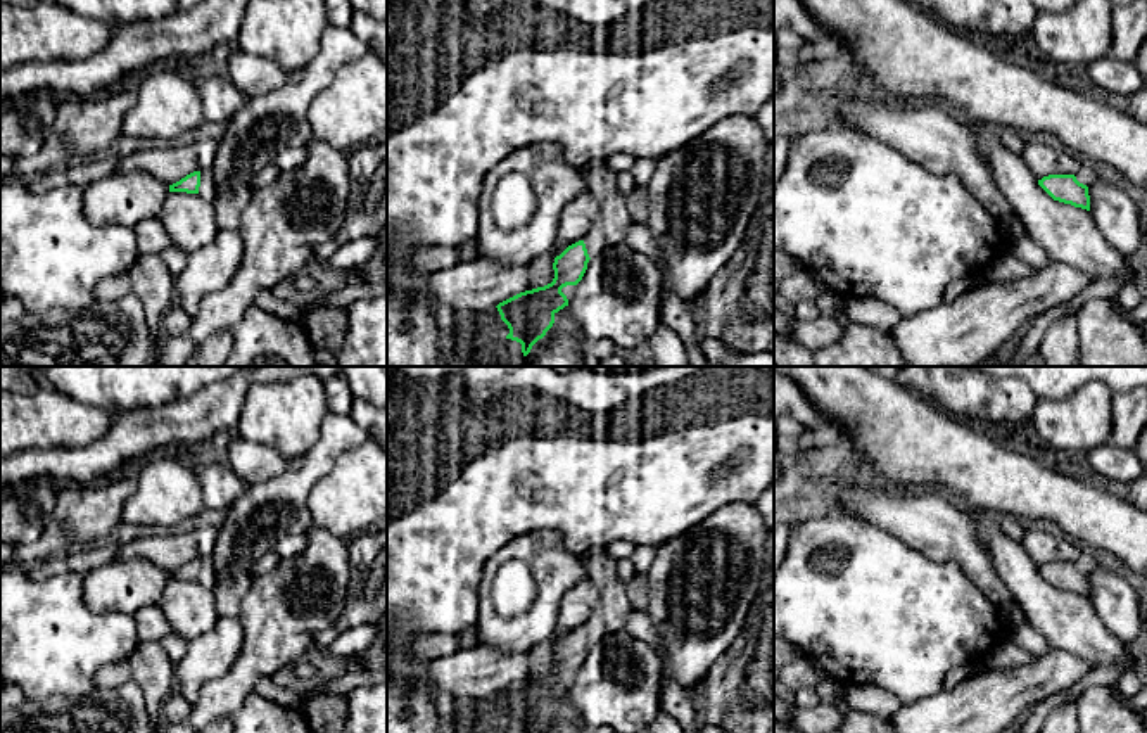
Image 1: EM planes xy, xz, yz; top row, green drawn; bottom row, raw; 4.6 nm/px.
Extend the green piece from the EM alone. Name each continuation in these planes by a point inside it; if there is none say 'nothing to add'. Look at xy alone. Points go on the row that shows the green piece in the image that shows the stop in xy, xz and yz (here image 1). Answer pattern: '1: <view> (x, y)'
1: xy (208, 191)

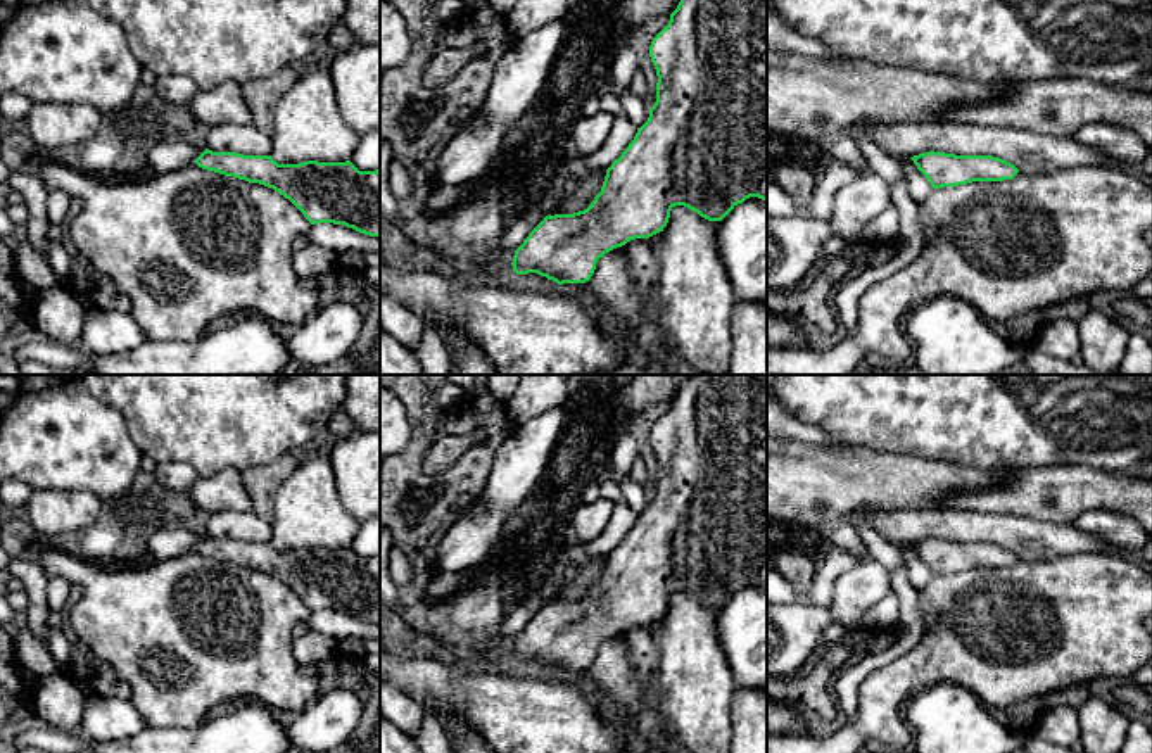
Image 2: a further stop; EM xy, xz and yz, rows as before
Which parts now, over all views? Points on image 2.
nothing to add

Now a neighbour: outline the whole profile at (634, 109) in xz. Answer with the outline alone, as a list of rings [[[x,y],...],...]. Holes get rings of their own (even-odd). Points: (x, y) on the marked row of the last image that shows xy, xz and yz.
[[[629,93],[620,98],[620,104],[623,107],[623,116],[636,126],[641,128],[648,117],[649,117],[649,109],[646,104],[634,93]]]

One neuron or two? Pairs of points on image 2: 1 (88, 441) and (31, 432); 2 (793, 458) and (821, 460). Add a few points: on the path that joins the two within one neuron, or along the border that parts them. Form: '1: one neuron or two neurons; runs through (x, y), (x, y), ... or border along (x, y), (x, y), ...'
1: one neuron; runs through (75, 441), (45, 439)
2: one neuron; runs through (800, 460), (814, 460)

